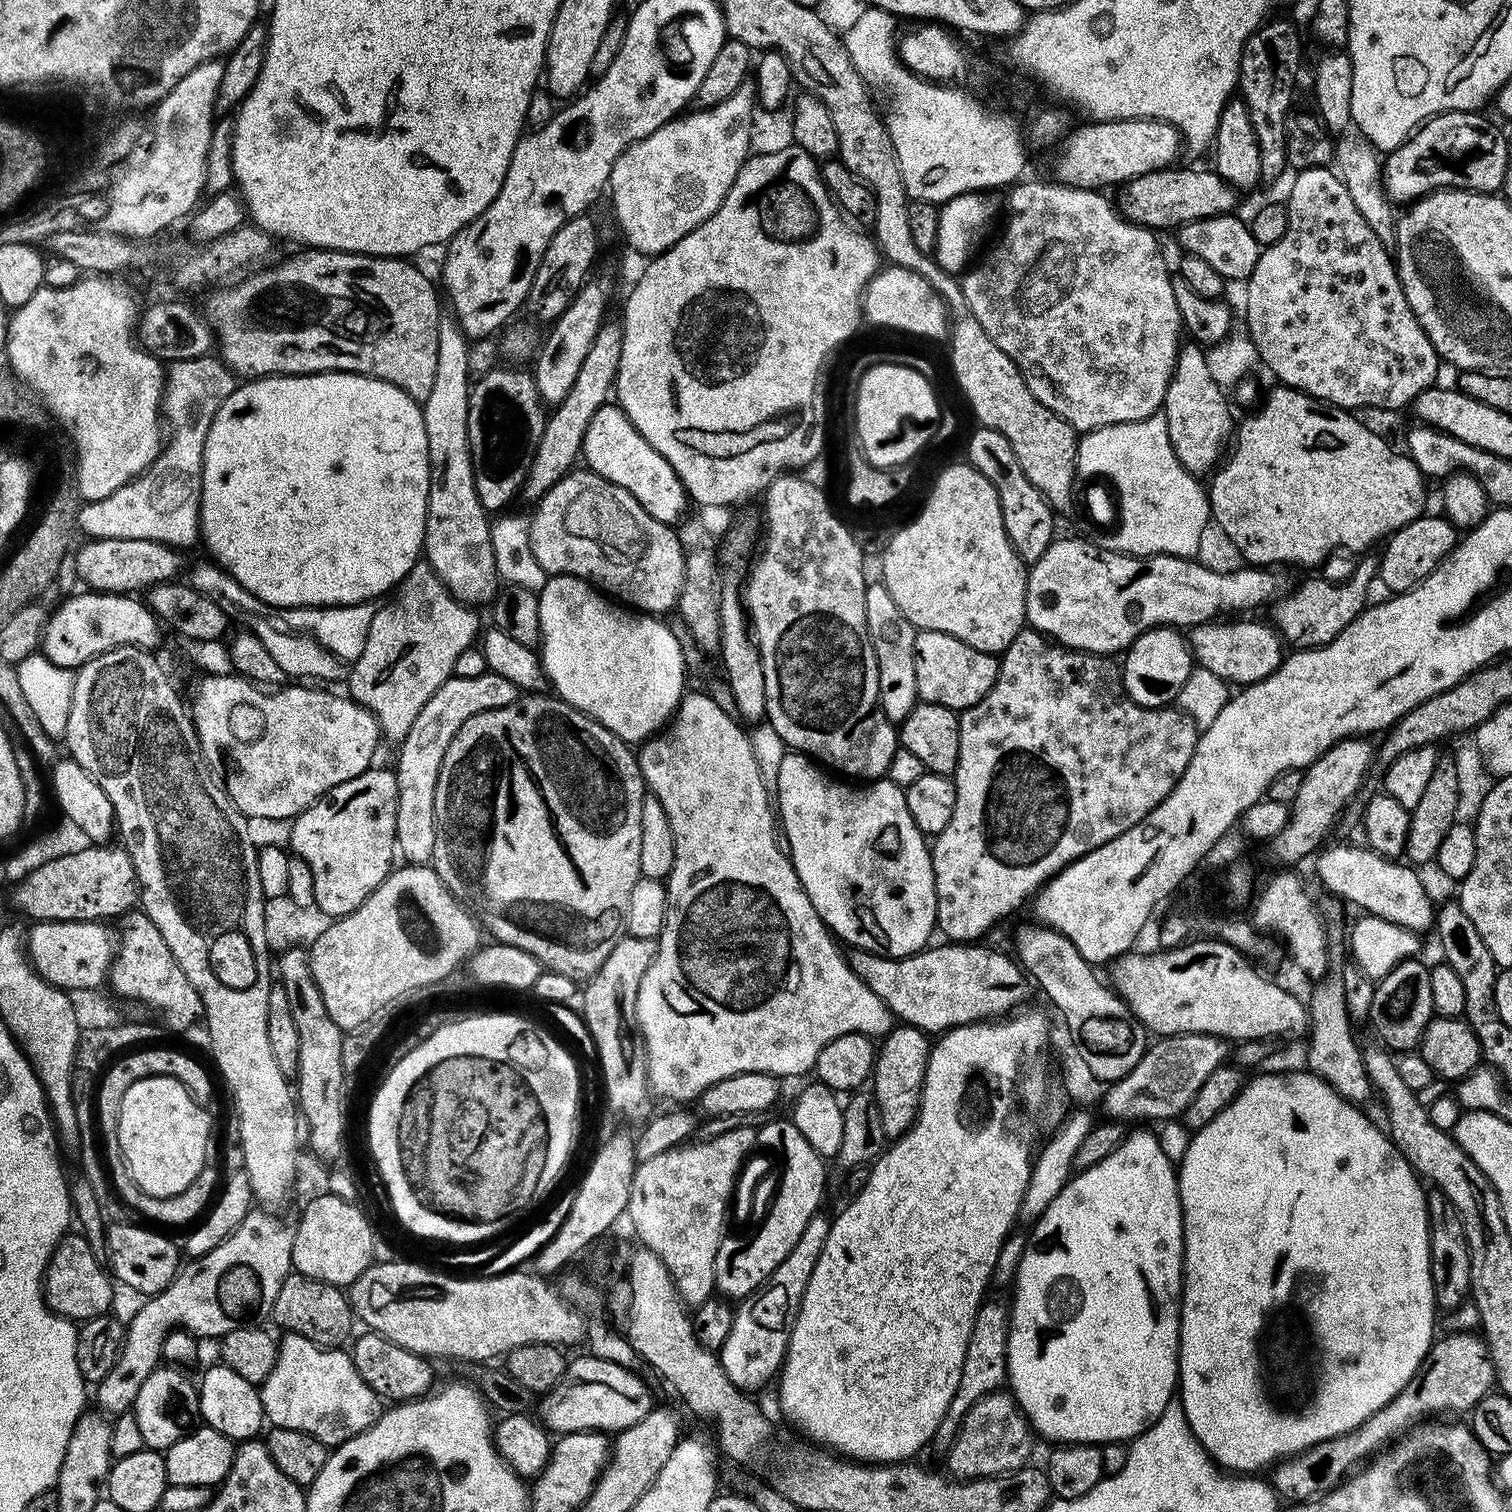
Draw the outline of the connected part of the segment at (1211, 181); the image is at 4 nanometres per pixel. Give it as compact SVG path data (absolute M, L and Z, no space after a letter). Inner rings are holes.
M1173 166L1158 172L1142 174L1119 189L1118 211L1130 224L1149 230L1179 229L1190 222L1235 213L1237 189L1226 183L1215 170Z

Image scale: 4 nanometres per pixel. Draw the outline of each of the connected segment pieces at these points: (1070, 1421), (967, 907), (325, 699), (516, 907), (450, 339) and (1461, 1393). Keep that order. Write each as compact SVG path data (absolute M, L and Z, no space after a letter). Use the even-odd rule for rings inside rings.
M1155 1131L1152 1132L1132 1132L1125 1135L1123 1142L1115 1148L1109 1156L1102 1158L1098 1166L1090 1166L1084 1172L1076 1172L1072 1179L1068 1181L1067 1186L1046 1206L1046 1210L1040 1215L1040 1219L1035 1221L1030 1228L1030 1240L1026 1254L1022 1254L1022 1262L1016 1271L1014 1281L1014 1291L1016 1293L1010 1296L1010 1319L1008 1321L1008 1378L1010 1391L1016 1397L1020 1404L1020 1411L1028 1417L1032 1431L1037 1437L1045 1436L1048 1440L1056 1440L1057 1445L1062 1444L1095 1444L1103 1446L1106 1444L1118 1444L1121 1442L1131 1442L1137 1436L1143 1434L1150 1425L1158 1422L1166 1410L1166 1406L1174 1399L1174 1393L1178 1388L1178 1377L1180 1375L1180 1305L1182 1303L1182 1289L1184 1287L1184 1210L1180 1201L1180 1181L1178 1179L1177 1169L1174 1167L1174 1161L1162 1150L1160 1137Z
M1025 630L1016 636L1016 640L1009 648L999 657L1000 673L994 682L994 686L986 694L986 698L982 698L982 702L978 702L974 706L963 709L959 713L960 718L960 753L958 754L958 766L956 767L956 805L954 806L954 818L950 818L950 826L946 826L946 830L938 833L937 841L934 847L931 848L932 854L932 869L934 870L934 890L936 891L936 928L938 929L945 941L955 942L957 944L971 944L980 942L984 935L999 922L1003 916L1008 916L1024 899L1035 897L1036 893L1043 889L1044 885L1057 876L1061 870L1068 864L1074 863L1078 858L1082 858L1088 852L1093 852L1098 846L1102 846L1106 842L1110 842L1114 838L1118 838L1122 834L1126 834L1126 830L1130 830L1130 826L1138 826L1138 822L1142 822L1149 816L1153 810L1166 799L1174 790L1176 783L1182 778L1182 774L1188 766L1190 766L1190 758L1194 758L1194 750L1197 742L1200 741L1201 729L1194 722L1194 718L1188 715L1187 712L1176 706L1165 706L1162 708L1143 708L1141 704L1135 704L1129 698L1124 690L1124 678L1122 668L1119 663L1116 664L1111 655L1101 654L1099 652L1080 652L1077 648L1066 648L1062 644L1053 642L1044 633L1035 630Z
M235 673L203 675L201 679L192 704L190 700L190 715L199 736L200 749L211 767L222 765L223 785L243 816L253 821L291 821L334 786L371 767L382 733L373 713L351 697L290 684L265 690Z
M520 694L510 706L486 710L466 718L462 730L454 734L454 742L442 758L438 786L434 790L435 832L434 850L430 866L442 882L478 917L485 929L492 931L493 941L518 946L526 954L535 956L547 971L566 974L566 978L586 982L600 969L602 962L625 935L624 919L630 910L630 894L642 879L638 854L642 851L642 802L646 795L640 761L633 749L619 740L606 726L602 726L585 712L549 694Z
M441 315L434 386L430 390L430 398L422 402L430 466L430 490L422 552L426 557L427 567L434 569L457 600L470 606L488 606L495 601L502 581L494 562L490 516L478 498L474 482L474 462L468 429L469 345L470 341L460 329L455 315Z
M1456 1330L1453 1336L1444 1336L1433 1343L1428 1351L1428 1359L1424 1361L1416 1377L1411 1380L1405 1388L1382 1410L1378 1410L1362 1426L1350 1430L1341 1436L1330 1438L1326 1442L1318 1442L1310 1446L1297 1456L1289 1456L1287 1460L1277 1463L1270 1472L1270 1483L1277 1495L1288 1502L1311 1502L1326 1492L1331 1492L1355 1469L1363 1465L1369 1458L1377 1455L1381 1450L1389 1447L1393 1442L1400 1439L1409 1428L1415 1428L1425 1418L1436 1418L1439 1412L1464 1412L1471 1413L1472 1408L1484 1397L1487 1392L1493 1391L1496 1384L1496 1367L1492 1365L1492 1355L1488 1352L1488 1345L1479 1335L1468 1330Z

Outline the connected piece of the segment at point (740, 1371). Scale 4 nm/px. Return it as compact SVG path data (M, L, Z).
M823 1214L812 1216L810 1222L806 1222L806 1230L802 1230L798 1242L794 1242L794 1250L778 1262L774 1271L749 1296L739 1301L734 1311L734 1326L730 1326L726 1342L718 1349L720 1365L735 1388L752 1390L748 1388L762 1383L767 1376L775 1377L779 1373L784 1355L788 1353L788 1339L796 1315L800 1313L800 1303L810 1282L810 1274L814 1274L814 1266L818 1266L818 1258L822 1258L831 1229L832 1220L829 1217Z

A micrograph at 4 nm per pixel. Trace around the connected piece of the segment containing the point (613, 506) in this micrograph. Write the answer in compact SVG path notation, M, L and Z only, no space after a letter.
M573 470L567 476L563 476L535 505L536 513L531 513L528 533L530 534L530 542L534 550L534 558L538 558L538 566L542 566L545 572L549 574L577 576L579 580L586 580L589 584L599 589L599 591L615 598L617 601L623 602L625 605L631 606L633 609L639 610L641 613L664 614L660 612L668 612L671 608L673 611L679 605L680 591L684 585L684 551L680 545L677 529L655 520L632 495L626 490L622 490L622 486L614 486L614 482L602 478L597 472L591 470L580 471Z

